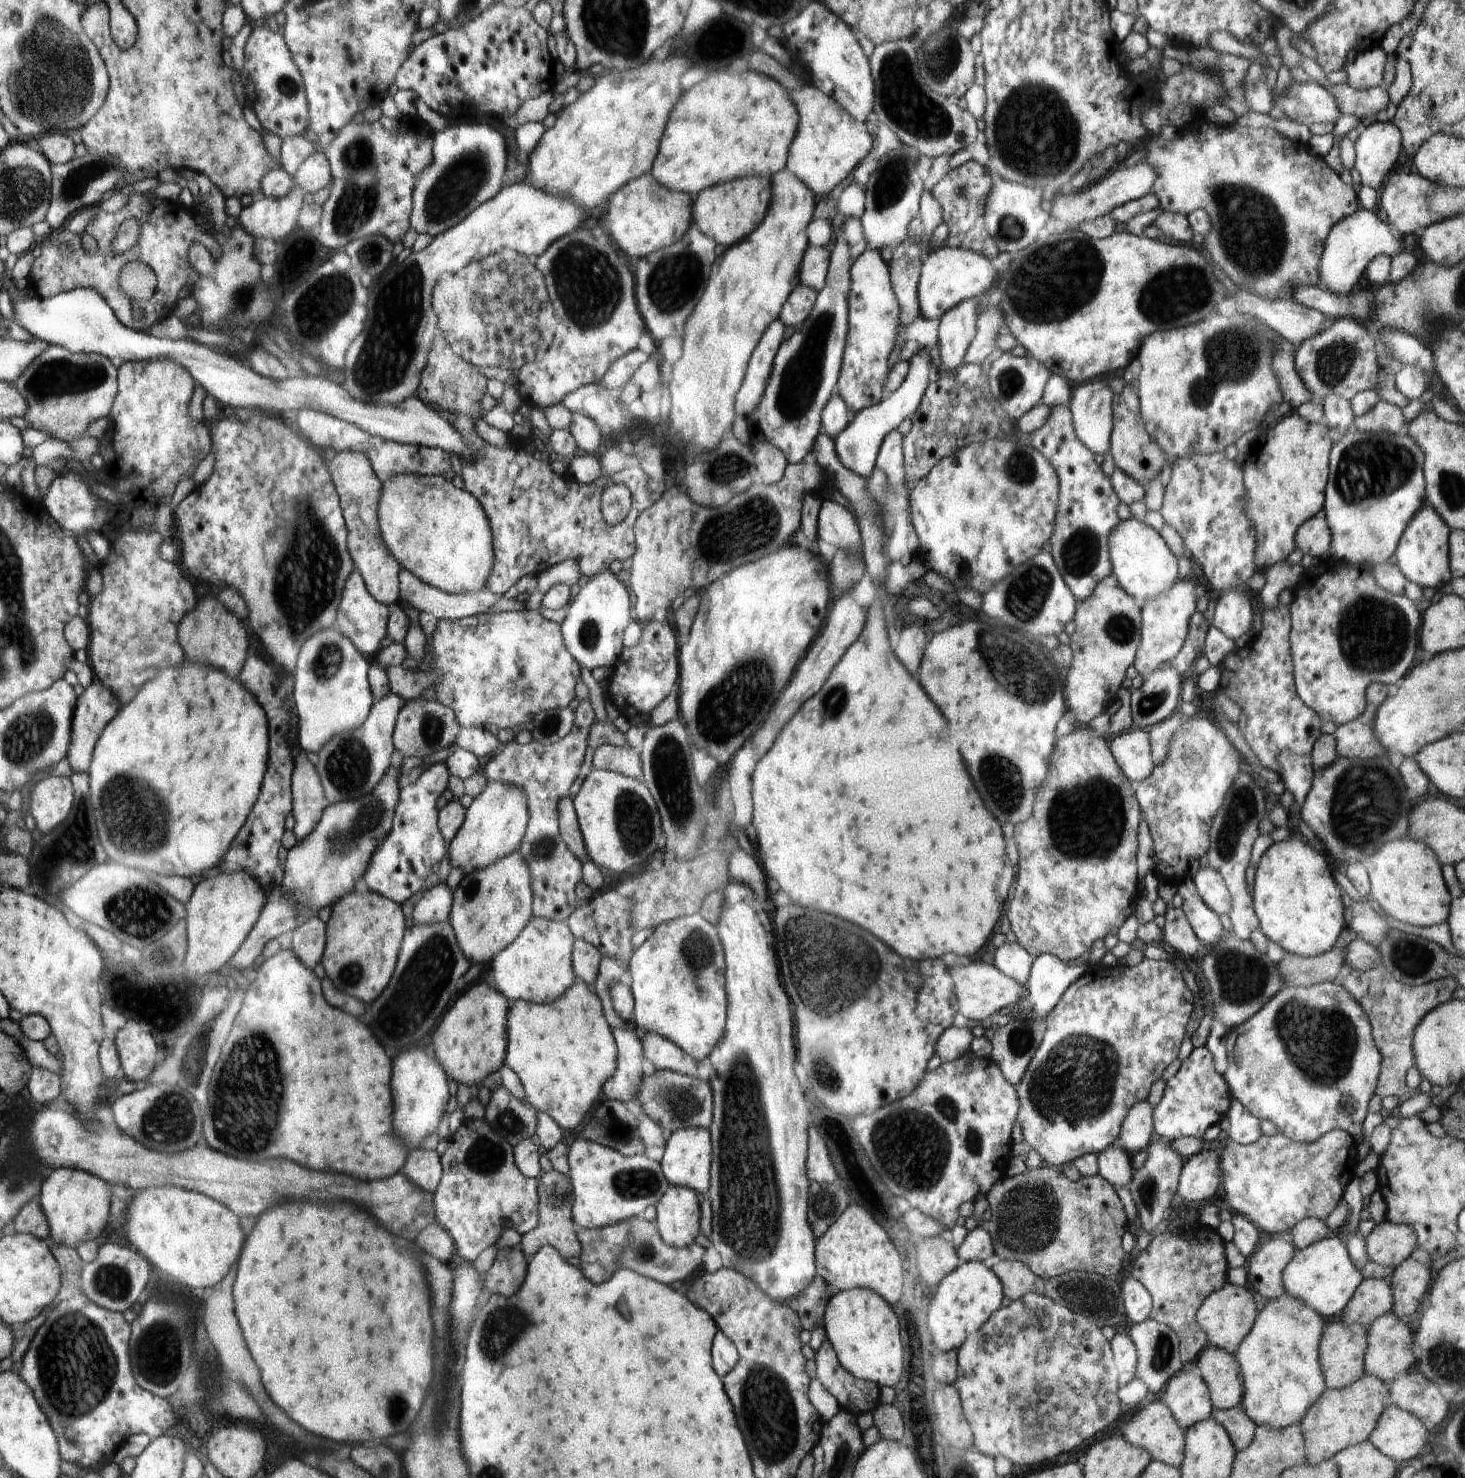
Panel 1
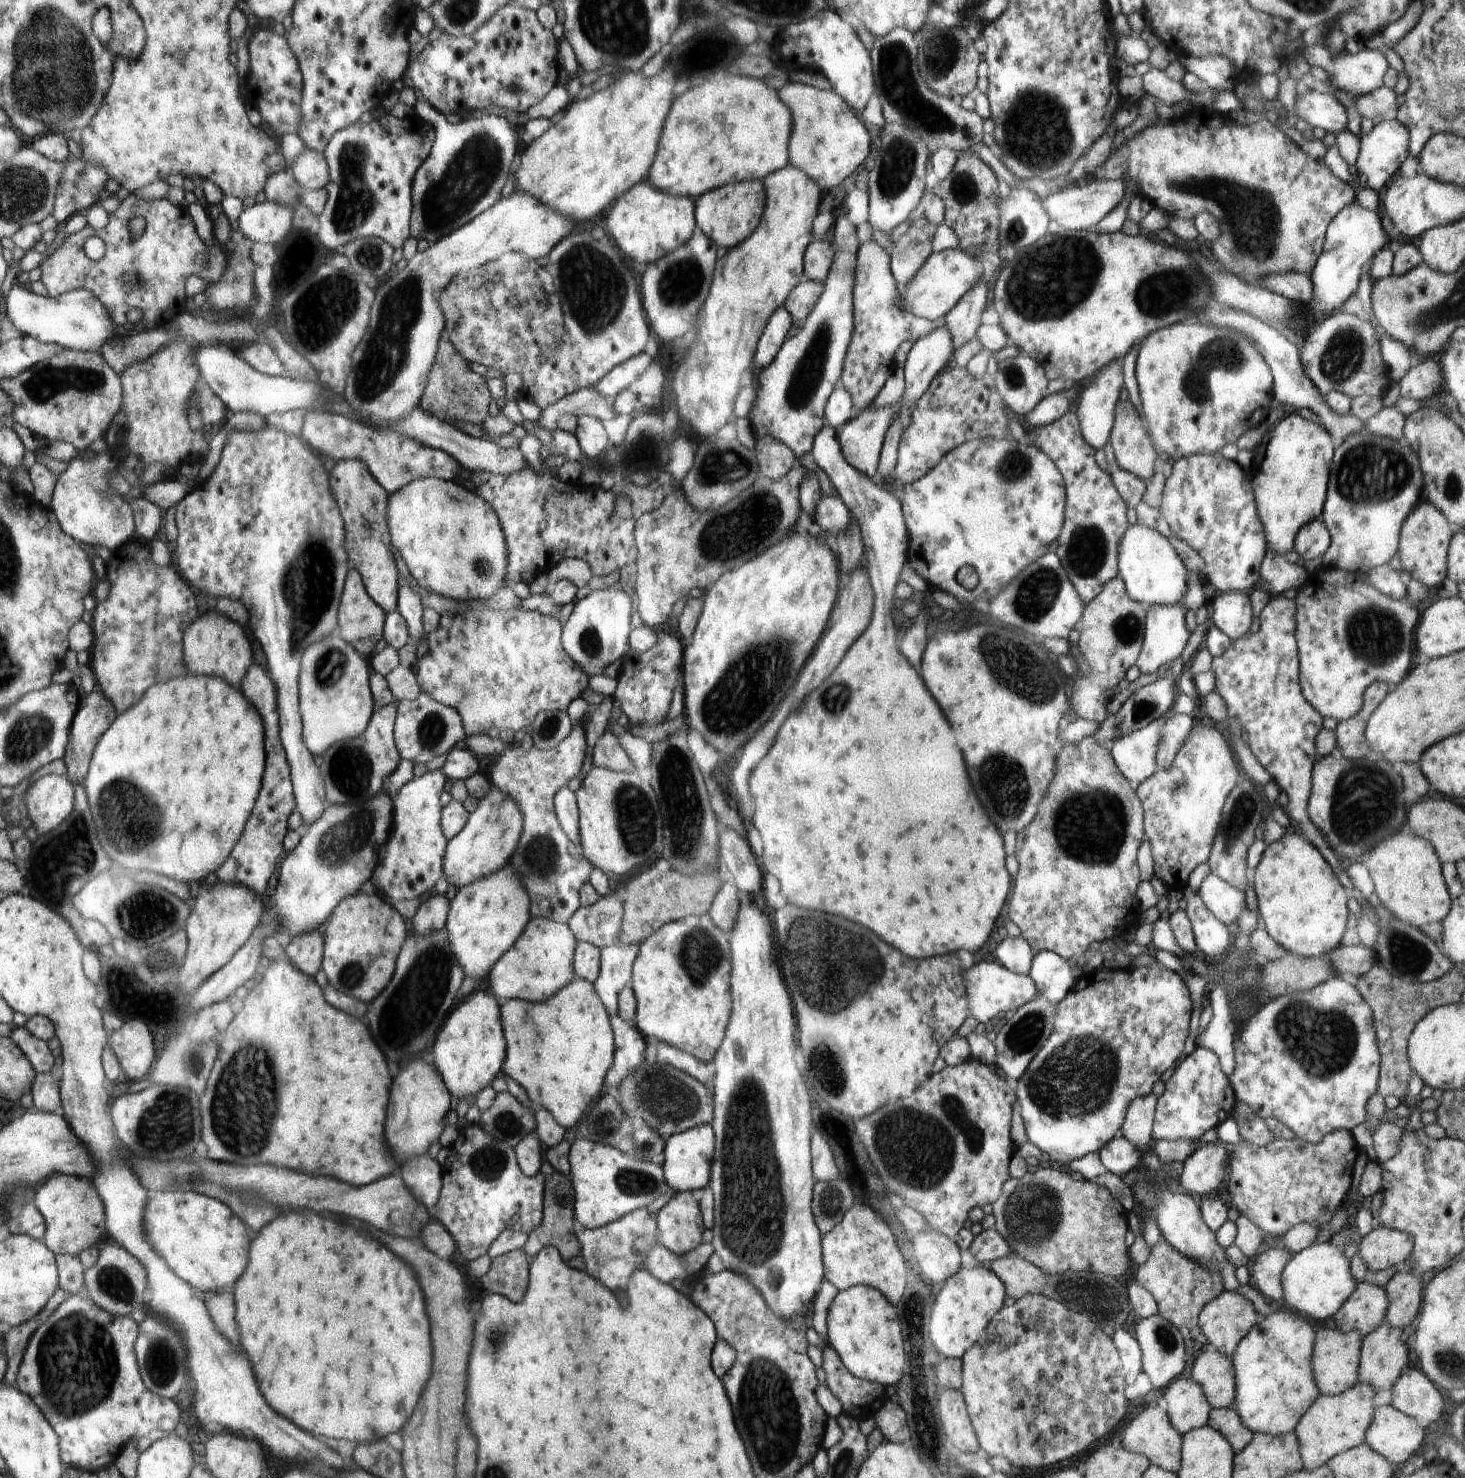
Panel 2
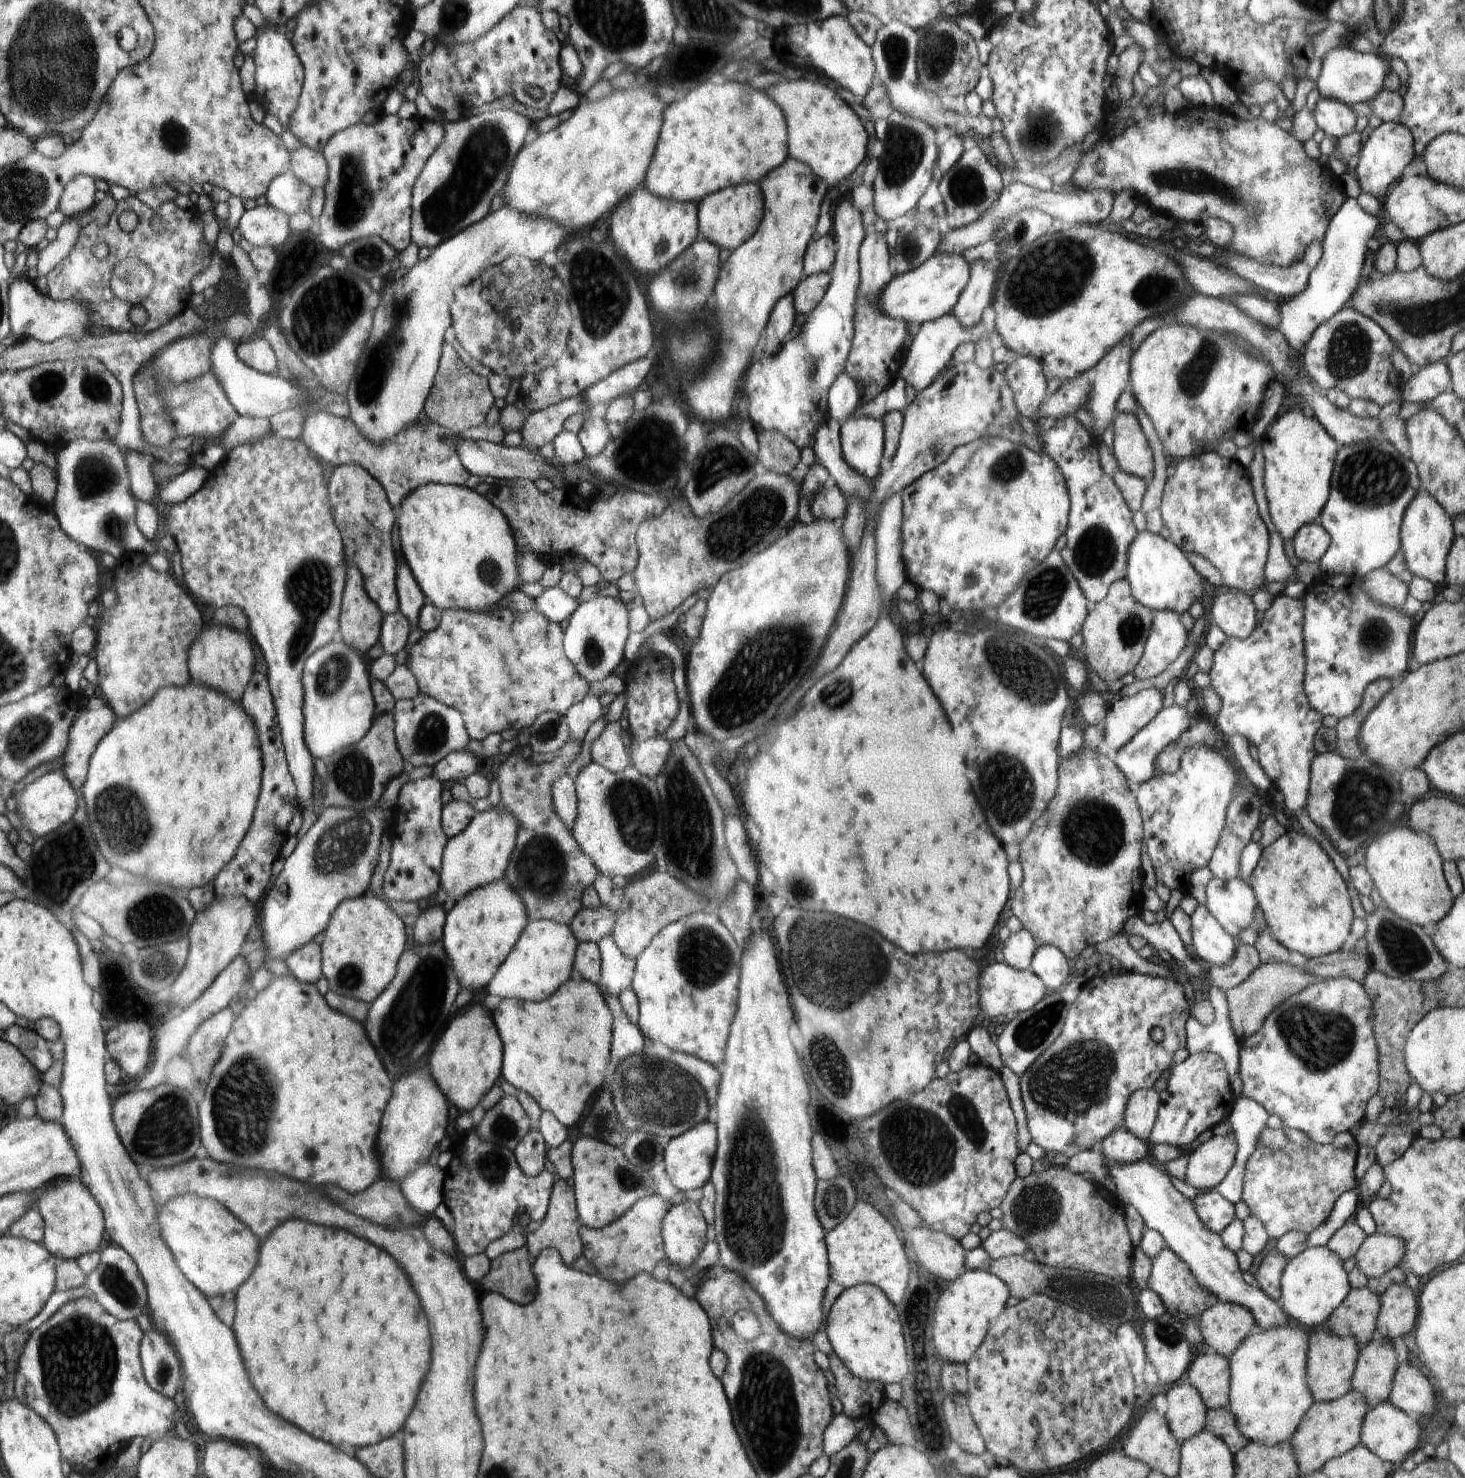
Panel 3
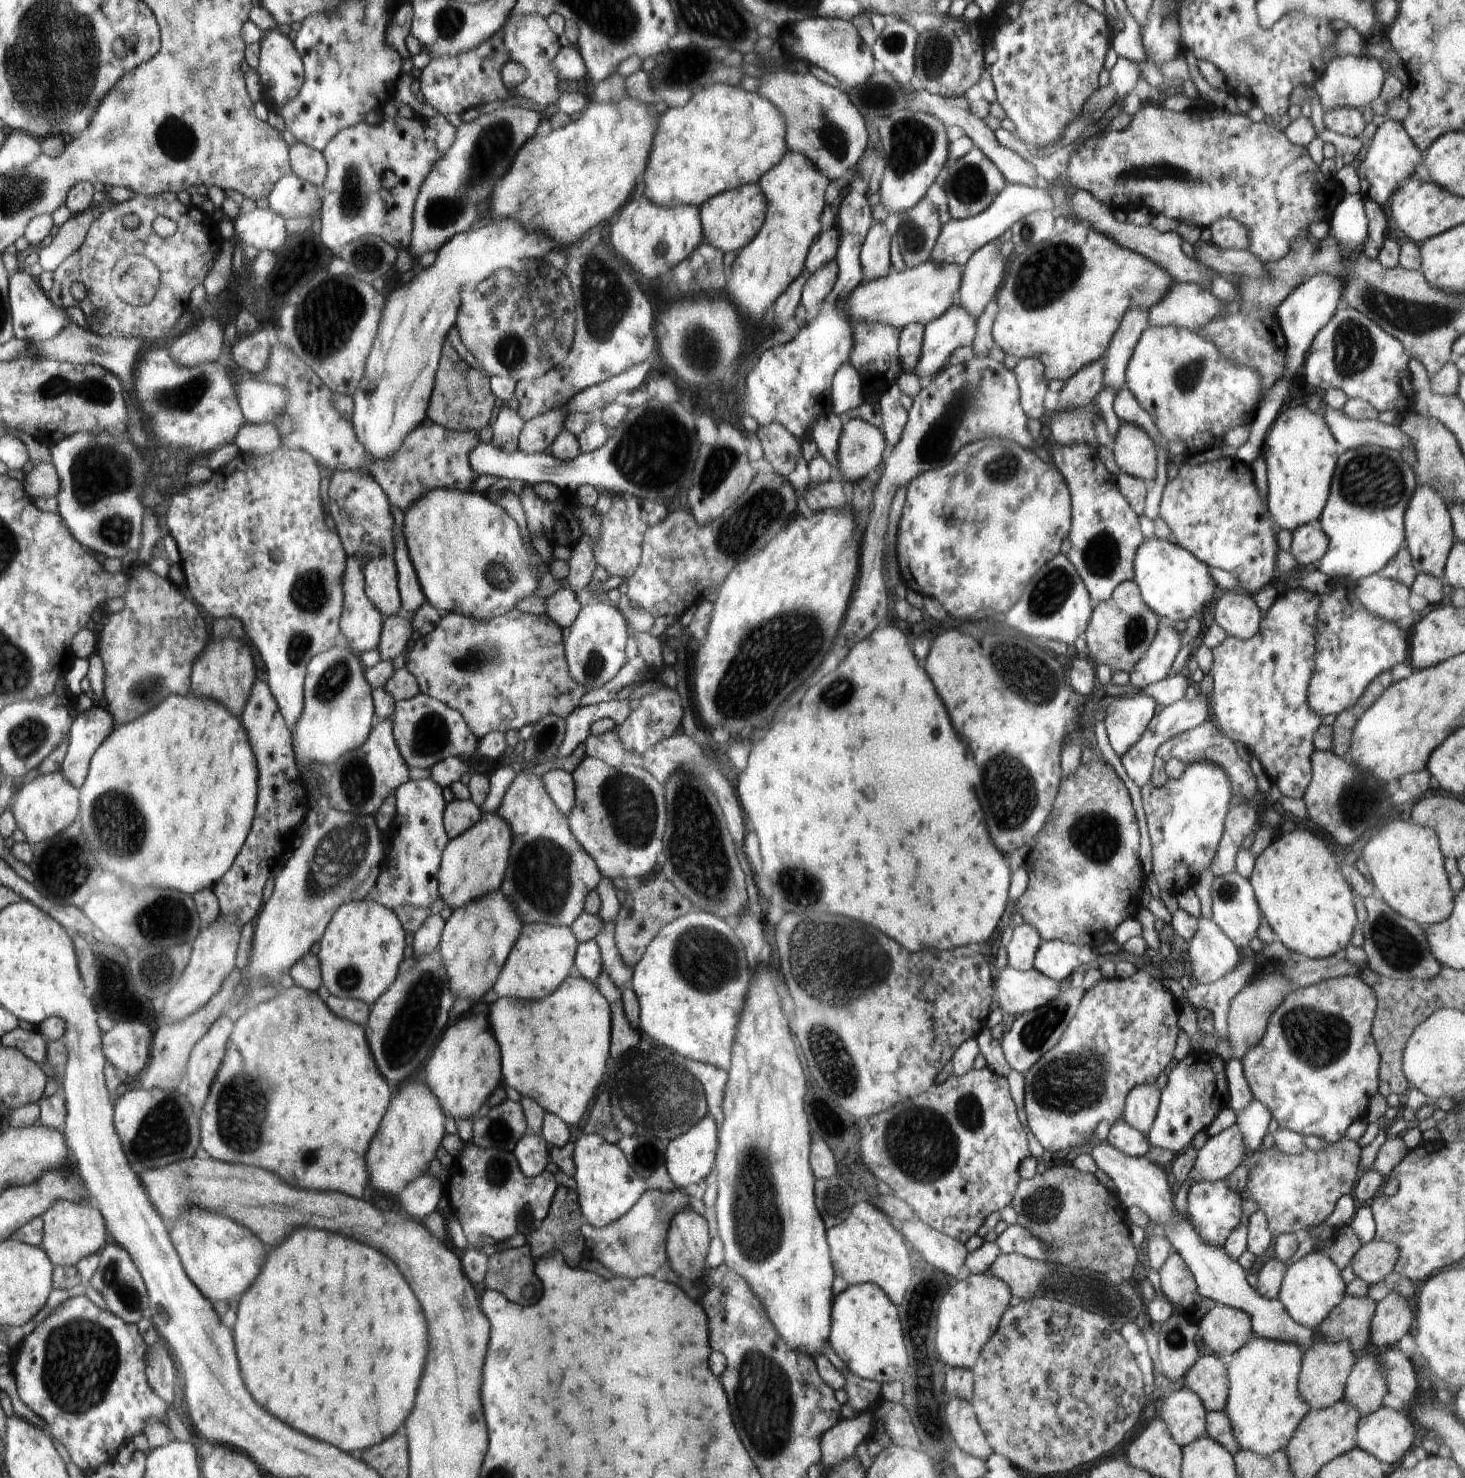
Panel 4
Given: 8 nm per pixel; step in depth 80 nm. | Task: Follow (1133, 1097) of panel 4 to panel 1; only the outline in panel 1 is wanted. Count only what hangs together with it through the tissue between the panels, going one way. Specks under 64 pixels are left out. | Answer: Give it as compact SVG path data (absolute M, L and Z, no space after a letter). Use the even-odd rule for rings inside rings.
M1147 1100L1137 1102L1122 1123L1118 1141L1130 1154L1146 1151L1154 1140L1153 1108Z

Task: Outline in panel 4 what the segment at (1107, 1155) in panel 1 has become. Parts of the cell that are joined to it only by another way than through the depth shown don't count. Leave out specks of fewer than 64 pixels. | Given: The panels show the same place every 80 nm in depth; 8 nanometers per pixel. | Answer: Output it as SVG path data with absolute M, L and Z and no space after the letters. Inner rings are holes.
M1117 1120L1111 1127L1106 1139L1109 1145L1120 1149L1130 1156L1144 1157L1151 1147L1148 1136L1129 1125L1125 1120Z

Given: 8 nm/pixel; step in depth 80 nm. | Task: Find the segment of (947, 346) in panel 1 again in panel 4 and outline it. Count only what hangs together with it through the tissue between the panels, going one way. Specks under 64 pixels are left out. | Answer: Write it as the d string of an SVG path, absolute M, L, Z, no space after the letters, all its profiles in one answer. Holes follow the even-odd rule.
M994 239L977 250L965 264L957 302L976 318L990 300L1003 277L1004 260L1000 253L1001 240Z

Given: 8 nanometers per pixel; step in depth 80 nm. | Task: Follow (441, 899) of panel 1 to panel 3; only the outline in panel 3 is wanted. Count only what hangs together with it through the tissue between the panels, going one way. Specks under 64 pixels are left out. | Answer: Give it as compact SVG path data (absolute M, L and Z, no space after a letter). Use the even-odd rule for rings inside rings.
M435 902L424 906L424 912L420 914L414 926L414 938L417 945L428 946L436 941L440 941L443 935L447 912L443 905L438 905Z

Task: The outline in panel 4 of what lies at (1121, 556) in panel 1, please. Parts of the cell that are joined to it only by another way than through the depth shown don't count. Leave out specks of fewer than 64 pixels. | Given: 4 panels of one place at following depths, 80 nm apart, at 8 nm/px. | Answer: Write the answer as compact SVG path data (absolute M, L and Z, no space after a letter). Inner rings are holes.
M1152 537L1144 538L1144 542L1138 547L1134 561L1134 582L1140 589L1144 603L1152 609L1163 621L1176 623L1188 621L1190 618L1202 618L1201 612L1217 599L1221 592L1210 571L1209 565L1199 561L1180 545L1174 545L1170 541Z

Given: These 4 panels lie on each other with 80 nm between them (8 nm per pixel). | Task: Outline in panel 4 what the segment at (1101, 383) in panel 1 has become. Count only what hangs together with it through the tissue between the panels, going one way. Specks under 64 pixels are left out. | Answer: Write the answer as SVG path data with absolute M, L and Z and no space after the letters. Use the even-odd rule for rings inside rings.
M1148 309L1127 310L1127 313L1120 321L1119 329L1114 333L1104 354L1105 386L1114 386L1116 392L1124 386L1128 361L1132 356L1142 331L1148 326Z

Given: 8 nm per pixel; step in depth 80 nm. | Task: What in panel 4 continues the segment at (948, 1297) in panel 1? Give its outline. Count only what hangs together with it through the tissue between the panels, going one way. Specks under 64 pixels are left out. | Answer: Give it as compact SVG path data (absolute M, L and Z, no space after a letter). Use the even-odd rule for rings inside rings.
M988 1274L963 1277L954 1284L940 1302L936 1346L938 1354L948 1366L972 1368L988 1339L996 1332L1002 1315L1009 1307L1011 1292L1005 1282Z

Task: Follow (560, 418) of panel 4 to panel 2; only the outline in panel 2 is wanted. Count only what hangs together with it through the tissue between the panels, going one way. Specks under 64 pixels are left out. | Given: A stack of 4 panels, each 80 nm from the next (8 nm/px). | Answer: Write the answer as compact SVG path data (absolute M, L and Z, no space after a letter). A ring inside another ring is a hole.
M593 387L577 390L569 394L554 405L547 406L541 410L540 418L535 421L548 432L553 431L564 415L590 415L602 420L610 420L618 416L612 402Z

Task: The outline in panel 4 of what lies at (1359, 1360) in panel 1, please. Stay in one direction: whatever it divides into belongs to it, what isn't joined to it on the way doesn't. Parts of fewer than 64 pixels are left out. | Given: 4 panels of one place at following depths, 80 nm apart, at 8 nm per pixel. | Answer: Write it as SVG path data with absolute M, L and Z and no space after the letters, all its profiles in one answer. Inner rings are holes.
M1348 1341L1327 1343L1314 1342L1303 1352L1303 1359L1298 1377L1300 1396L1307 1402L1310 1409L1327 1409L1337 1402L1344 1400L1347 1378L1355 1365L1355 1358Z

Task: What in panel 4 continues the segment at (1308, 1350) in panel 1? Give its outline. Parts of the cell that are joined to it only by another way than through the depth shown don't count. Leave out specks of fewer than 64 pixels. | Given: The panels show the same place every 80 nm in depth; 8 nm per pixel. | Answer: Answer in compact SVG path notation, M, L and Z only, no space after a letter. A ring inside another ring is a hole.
M1252 1337L1242 1348L1226 1359L1227 1375L1229 1378L1229 1395L1225 1413L1230 1419L1233 1435L1242 1451L1252 1451L1261 1457L1272 1456L1275 1452L1284 1450L1300 1421L1310 1410L1307 1402L1300 1396L1298 1377L1300 1374L1302 1348L1295 1343L1281 1343L1275 1340L1266 1340L1262 1337Z

